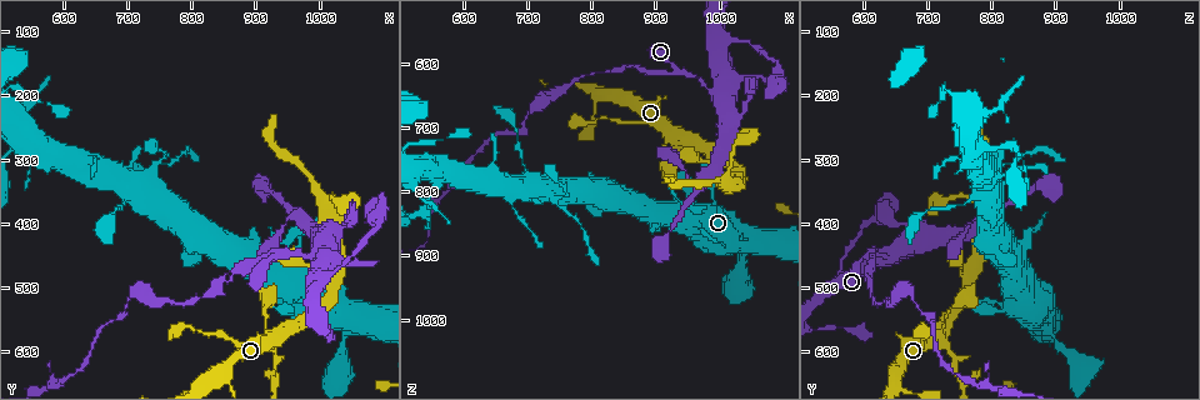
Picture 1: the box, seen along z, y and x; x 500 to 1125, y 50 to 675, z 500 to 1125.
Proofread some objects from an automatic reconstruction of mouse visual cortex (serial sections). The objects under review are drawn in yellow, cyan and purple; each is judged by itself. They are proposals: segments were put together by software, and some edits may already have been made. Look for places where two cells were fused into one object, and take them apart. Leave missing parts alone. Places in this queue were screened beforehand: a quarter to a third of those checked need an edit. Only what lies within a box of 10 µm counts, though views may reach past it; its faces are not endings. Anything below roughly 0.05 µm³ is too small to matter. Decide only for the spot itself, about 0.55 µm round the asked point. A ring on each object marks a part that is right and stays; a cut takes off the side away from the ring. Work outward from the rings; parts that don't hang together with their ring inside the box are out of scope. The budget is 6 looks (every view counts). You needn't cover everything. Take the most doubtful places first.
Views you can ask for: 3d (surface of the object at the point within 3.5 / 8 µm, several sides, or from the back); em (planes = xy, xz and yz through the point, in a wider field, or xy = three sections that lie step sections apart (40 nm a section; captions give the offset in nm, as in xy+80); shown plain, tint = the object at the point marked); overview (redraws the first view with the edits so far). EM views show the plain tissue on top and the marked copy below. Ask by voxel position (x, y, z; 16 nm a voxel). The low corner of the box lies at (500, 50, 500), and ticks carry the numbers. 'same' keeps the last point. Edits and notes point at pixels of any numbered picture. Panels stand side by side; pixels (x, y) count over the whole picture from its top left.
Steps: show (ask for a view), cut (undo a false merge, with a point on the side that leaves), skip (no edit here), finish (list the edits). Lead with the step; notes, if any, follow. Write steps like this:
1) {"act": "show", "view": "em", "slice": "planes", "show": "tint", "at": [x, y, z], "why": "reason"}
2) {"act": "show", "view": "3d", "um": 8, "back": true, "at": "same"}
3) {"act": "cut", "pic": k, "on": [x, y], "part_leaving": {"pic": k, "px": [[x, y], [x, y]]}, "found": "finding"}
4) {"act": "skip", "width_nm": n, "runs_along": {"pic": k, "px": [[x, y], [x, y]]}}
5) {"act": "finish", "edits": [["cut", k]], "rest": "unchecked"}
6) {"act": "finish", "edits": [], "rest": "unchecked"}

{"act": "show", "view": "3d", "um": 8, "at": [700, 515, 675], "why": "calibre changes"}

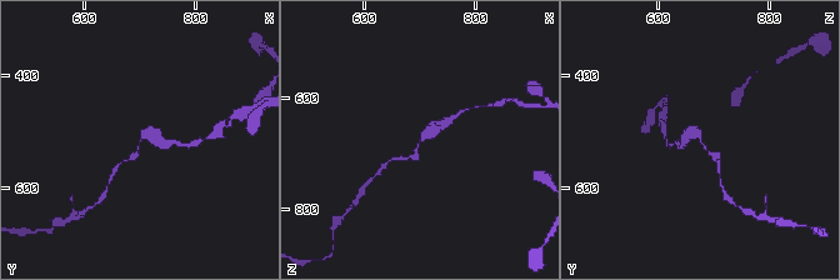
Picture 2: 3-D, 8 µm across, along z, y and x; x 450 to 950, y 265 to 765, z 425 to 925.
{"act": "show", "view": "3d", "um": 3.5, "at": "same"}

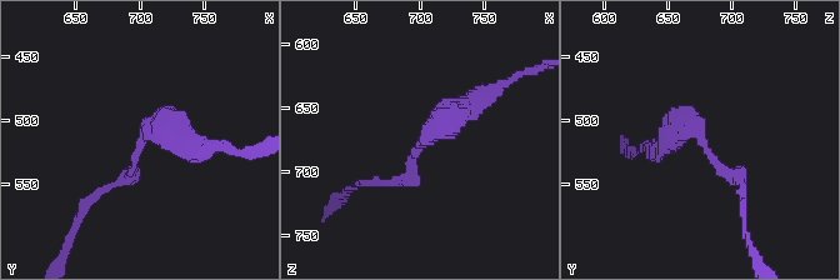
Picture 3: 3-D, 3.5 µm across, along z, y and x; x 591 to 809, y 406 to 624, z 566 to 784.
{"act": "show", "view": "em", "slice": "xy", "step": 2, "show": "tint", "at": [702, 510, 678], "arm_widths_nm": [150, 250]}

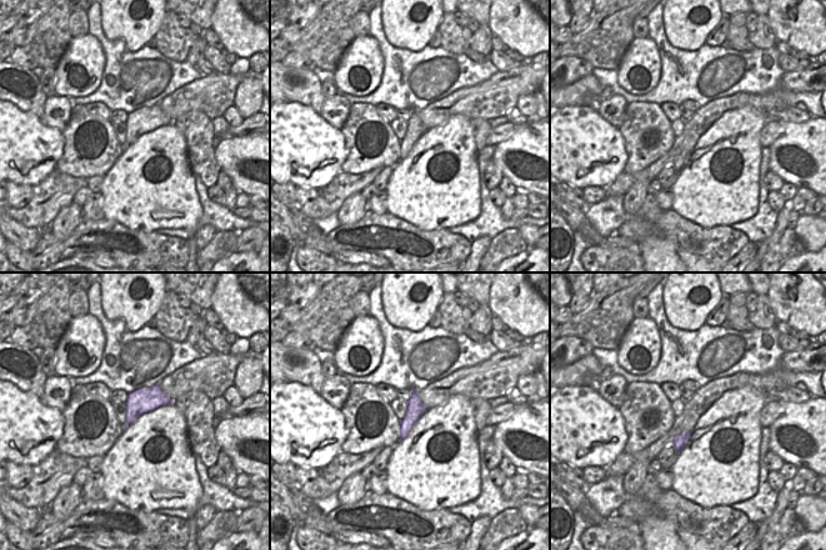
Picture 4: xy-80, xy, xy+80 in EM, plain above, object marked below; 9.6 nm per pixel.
{"act": "skip", "runs_along": {"pic": 3, "px": [[480, 96], [388, 183]]}, "found": "all the same cell"}

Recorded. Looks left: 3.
{"act": "show", "view": "3d", "um": 3.5, "back": true, "at": [990, 450, 645], "why": "sharp bend"}

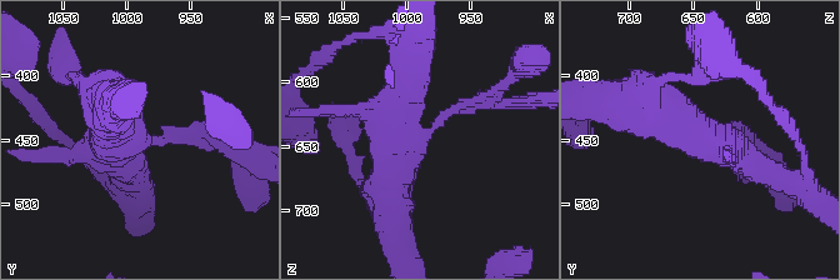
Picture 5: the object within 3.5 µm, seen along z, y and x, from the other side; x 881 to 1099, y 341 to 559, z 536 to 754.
{"act": "show", "view": "em", "slice": "xy", "step": 5, "show": "tint", "at": [996, 448, 648], "why": "now the EM"}

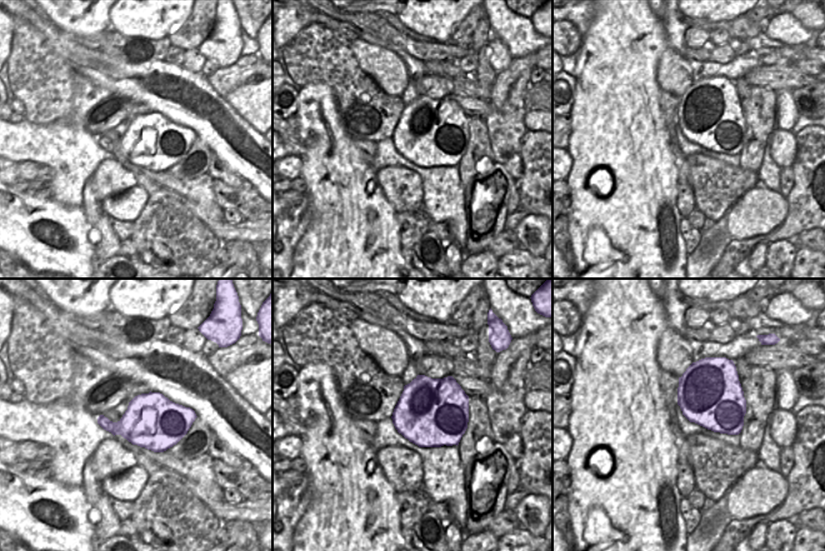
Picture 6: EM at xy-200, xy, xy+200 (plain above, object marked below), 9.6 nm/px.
{"act": "show", "view": "em", "slice": "planes", "show": "tint", "at": "same"}

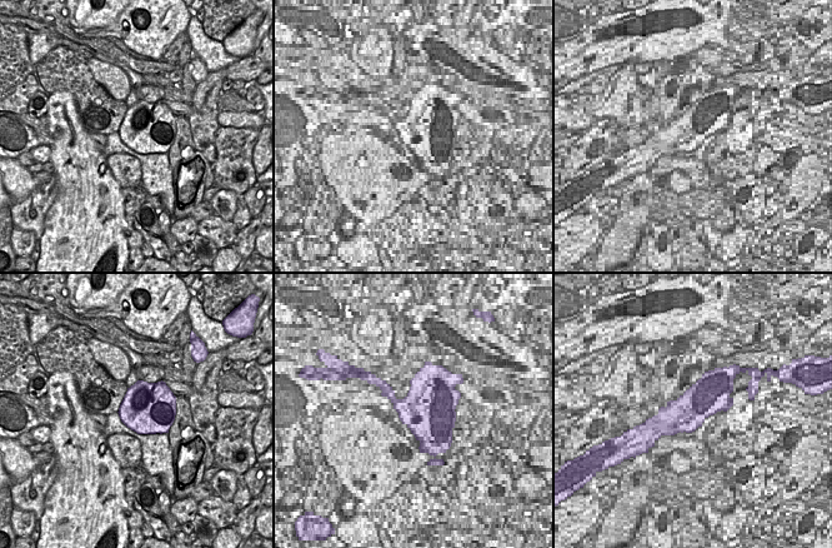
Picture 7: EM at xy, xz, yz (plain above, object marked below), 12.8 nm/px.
{"act": "skip", "runs_along": {"pic": 5, "px": [[491, 100], [458, 106], [391, 160], [388, 205]]}, "found": "continuous, no second cell"}

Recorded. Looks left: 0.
{"act": "finish", "edits": [], "rest": "unchecked"}

